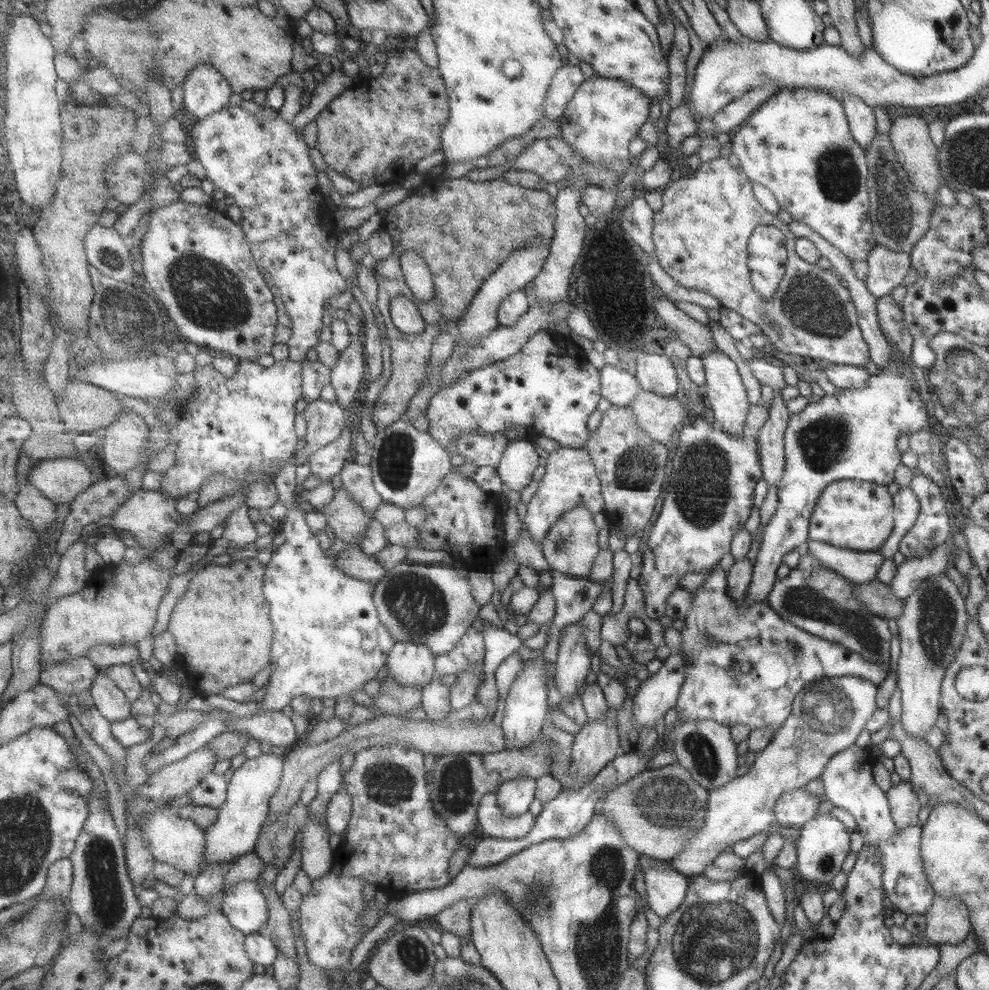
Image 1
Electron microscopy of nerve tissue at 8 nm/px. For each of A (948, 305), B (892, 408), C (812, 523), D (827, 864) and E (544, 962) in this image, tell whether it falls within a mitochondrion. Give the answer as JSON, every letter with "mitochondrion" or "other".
{"A":"other","B":"other","C":"other","D":"mitochondrion","E":"other"}

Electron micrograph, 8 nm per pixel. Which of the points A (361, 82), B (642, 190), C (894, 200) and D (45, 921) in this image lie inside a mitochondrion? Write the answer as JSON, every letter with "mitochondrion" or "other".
{"A":"other","B":"other","C":"mitochondrion","D":"mitochondrion"}

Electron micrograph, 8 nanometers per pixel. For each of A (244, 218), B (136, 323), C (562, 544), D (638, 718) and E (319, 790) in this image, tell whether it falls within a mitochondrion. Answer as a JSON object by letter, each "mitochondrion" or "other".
{"A":"other","B":"mitochondrion","C":"mitochondrion","D":"other","E":"other"}

